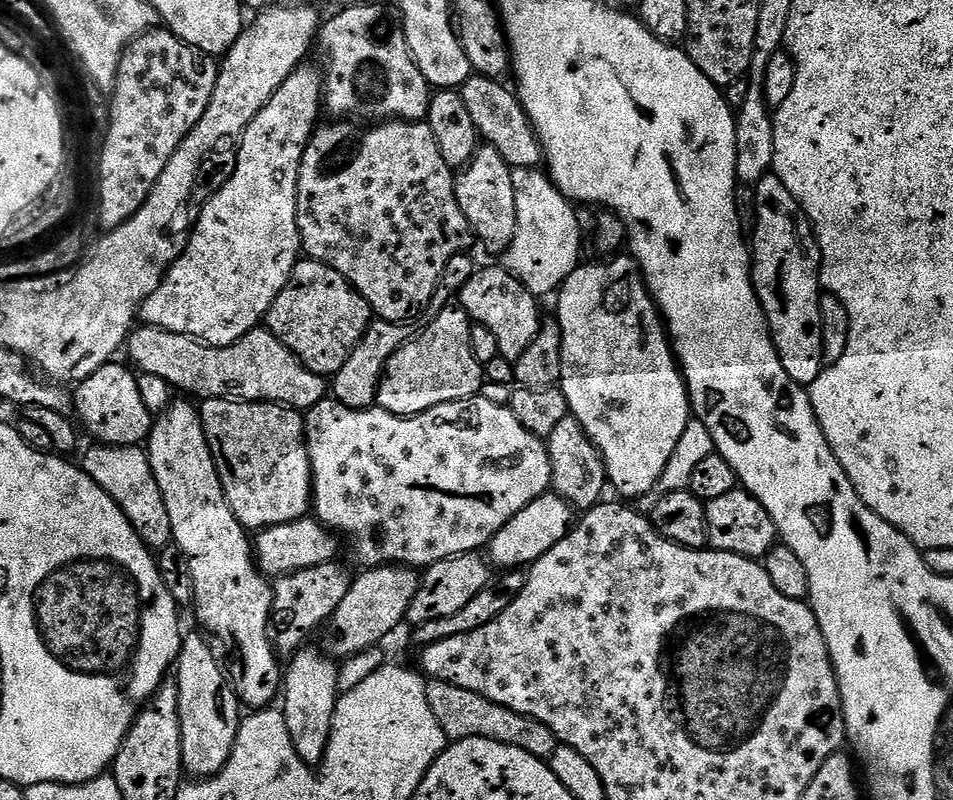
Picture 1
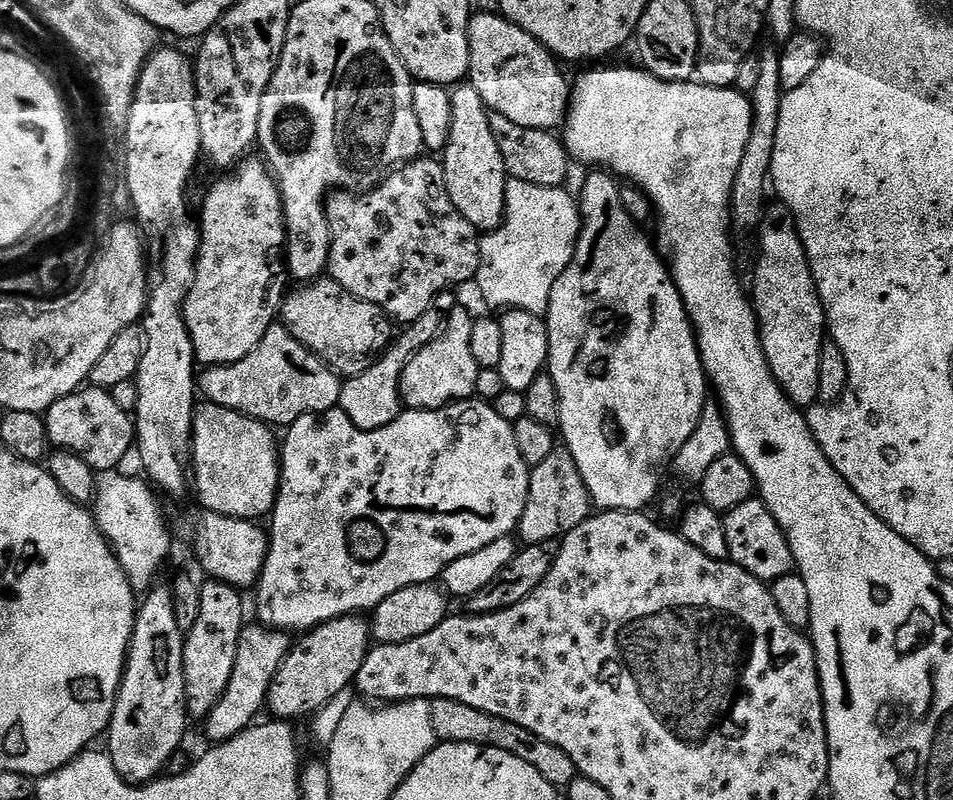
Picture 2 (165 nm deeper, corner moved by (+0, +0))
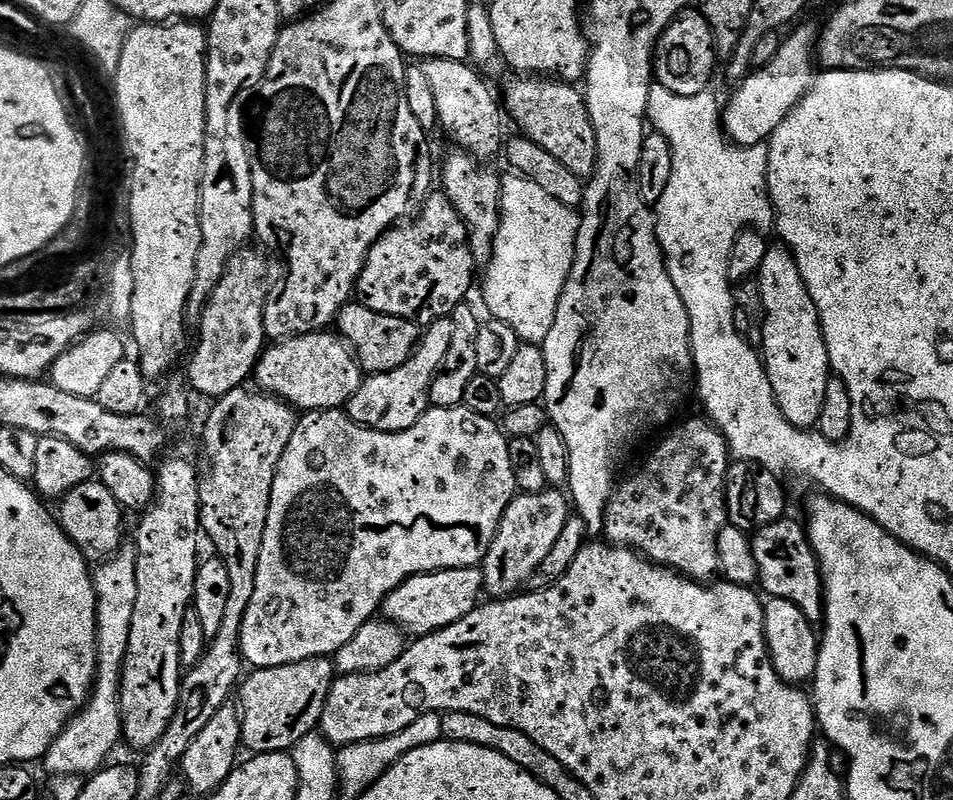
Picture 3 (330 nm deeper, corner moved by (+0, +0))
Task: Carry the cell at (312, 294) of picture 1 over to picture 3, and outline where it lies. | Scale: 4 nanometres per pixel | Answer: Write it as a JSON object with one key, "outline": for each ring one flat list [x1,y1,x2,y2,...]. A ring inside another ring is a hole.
{"outline":[[349,302,344,305,338,317,339,324,339,335,352,349,360,364,361,373,373,376,381,376,390,370,398,370,398,366,402,366,406,358,410,358,422,335,421,325,415,324,412,320,403,320,390,314,378,314,359,302]]}

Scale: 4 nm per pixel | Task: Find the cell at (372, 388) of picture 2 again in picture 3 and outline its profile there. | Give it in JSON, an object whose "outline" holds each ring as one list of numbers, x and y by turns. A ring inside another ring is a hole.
{"outline":[[451,319,435,320,423,329,416,349,398,366,398,370,390,370,381,376,365,375,356,391,346,405,348,416,355,424,361,424,375,432,401,432,410,430,422,414,430,407,430,386,442,362,446,358,446,350,450,350,450,341,454,338,454,326]]}

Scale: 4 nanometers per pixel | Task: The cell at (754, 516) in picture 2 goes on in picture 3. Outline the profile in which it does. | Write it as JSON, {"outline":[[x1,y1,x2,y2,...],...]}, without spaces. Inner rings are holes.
{"outline":[[781,518,751,533,754,562,758,564,759,587,764,587,769,597,794,602,806,614,813,626,824,618,824,588,820,581,820,564,812,550,812,543,803,523]]}

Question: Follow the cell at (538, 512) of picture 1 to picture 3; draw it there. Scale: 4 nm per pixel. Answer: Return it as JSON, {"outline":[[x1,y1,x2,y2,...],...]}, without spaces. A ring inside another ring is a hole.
{"outline":[[479,567,447,568,441,572,423,572,420,576,411,576,402,586,398,586,384,599,382,612,409,637,429,636,432,632,442,630,470,614,481,603,484,592,484,573]]}

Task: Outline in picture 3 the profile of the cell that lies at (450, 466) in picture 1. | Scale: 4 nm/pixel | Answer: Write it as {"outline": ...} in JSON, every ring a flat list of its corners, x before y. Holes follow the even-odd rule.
{"outline":[[463,406,458,408,429,407,428,412,422,414,422,418,418,418,418,422,414,422,414,426,410,426,410,430,402,430,401,432,375,432,369,428,364,428,361,424,355,424,348,416,347,411,344,410,303,413,296,421,294,435,290,438,290,446,286,446,286,454,282,454,282,462,278,462,278,474,274,474,274,490,270,494,270,518,266,518,266,534,262,538,262,554,258,554,258,579,254,582,254,598,250,598,250,607,246,609,246,618,242,618,242,654,245,661,253,669,258,669,286,666,294,662,306,662,310,658,318,658,319,656,335,657,336,652,342,650,342,646,346,646,346,642,350,642,350,638,354,638,354,634,358,634,358,630,362,630,364,623,373,619,381,611,384,599,395,588,402,586,402,582,406,582,411,576,420,576,423,572,441,572,447,568,477,567,483,561,484,555,488,553,488,547,498,530,502,514,507,510,509,502,518,492,514,482,514,470,510,466,508,442,509,437,504,434,501,425,493,417,474,414,474,410]]}

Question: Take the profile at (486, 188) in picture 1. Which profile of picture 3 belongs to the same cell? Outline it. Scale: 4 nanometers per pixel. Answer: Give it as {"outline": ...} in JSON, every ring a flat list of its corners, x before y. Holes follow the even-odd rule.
{"outline":[[430,58,423,61,426,82,434,90,434,102,438,106,439,127,444,128,444,132,450,139,456,143,455,147,459,151,467,152,469,156,475,156,481,162,491,161,491,156,501,155,502,140,500,144,500,135,504,128,500,125,500,116,502,117,502,104,494,93,488,89,488,84,479,76,477,69,471,63,455,60,454,58]]}

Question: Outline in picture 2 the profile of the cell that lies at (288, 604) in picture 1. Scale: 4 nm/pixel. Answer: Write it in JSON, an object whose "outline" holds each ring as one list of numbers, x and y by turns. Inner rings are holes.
{"outline":[[249,623,242,630,238,638,238,658,234,666,234,674,230,674,230,682,218,698,214,710,203,721,202,727,206,735,216,744,225,744,230,738,245,732,257,723,256,716,266,708,268,691,282,666,282,662,287,658,288,651,293,646,289,633,279,630,269,630,259,623]]}

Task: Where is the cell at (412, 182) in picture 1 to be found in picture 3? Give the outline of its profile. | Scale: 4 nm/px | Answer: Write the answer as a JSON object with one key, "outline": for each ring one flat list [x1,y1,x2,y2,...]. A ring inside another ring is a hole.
{"outline":[[436,190,425,198,416,217,395,228,389,228,380,235,378,242,374,242,362,266,362,274,356,280,354,296,362,306,378,314,390,314,427,326,435,320,451,317,452,311,469,299,468,291,472,288,475,276,477,279,478,265,468,245,468,228,461,222,460,215,443,191]]}

